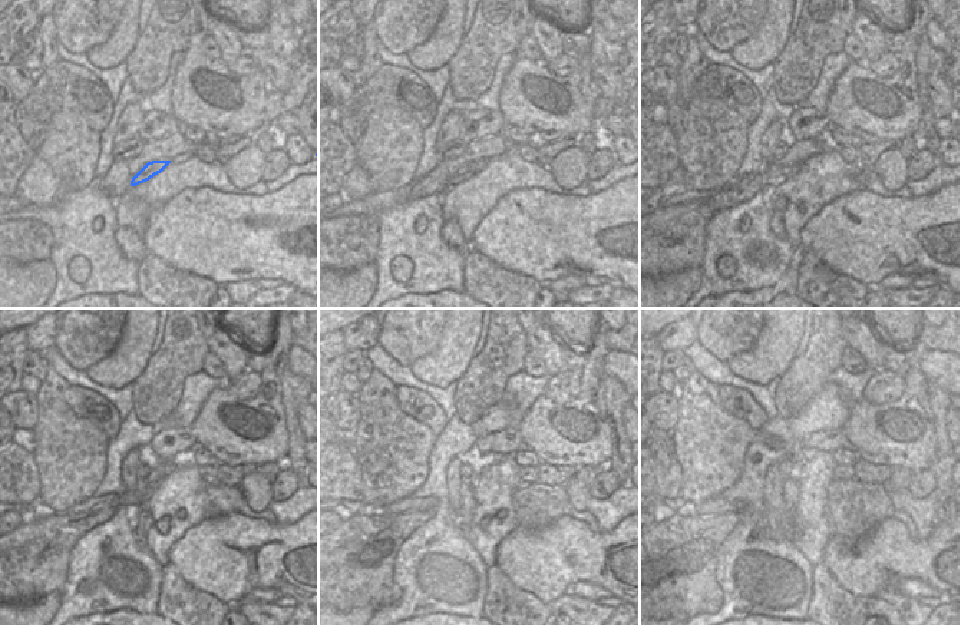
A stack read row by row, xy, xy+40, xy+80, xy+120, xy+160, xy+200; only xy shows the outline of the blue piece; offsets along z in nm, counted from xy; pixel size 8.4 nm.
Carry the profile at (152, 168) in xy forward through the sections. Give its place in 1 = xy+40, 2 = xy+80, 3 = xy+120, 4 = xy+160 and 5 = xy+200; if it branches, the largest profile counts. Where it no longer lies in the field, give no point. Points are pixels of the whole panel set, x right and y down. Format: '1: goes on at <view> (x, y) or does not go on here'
1: goes on at xy+40 (464, 174)
2: goes on at xy+80 (772, 174)
3: goes on at xy+120 (144, 492)
4: goes on at xy+160 (429, 503)
5: goes on at xy+200 (713, 506)

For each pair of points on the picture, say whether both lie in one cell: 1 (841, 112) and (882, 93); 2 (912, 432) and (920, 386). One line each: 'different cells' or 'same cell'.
1: same cell
2: same cell

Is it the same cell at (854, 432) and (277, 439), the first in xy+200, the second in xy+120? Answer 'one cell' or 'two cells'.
one cell

